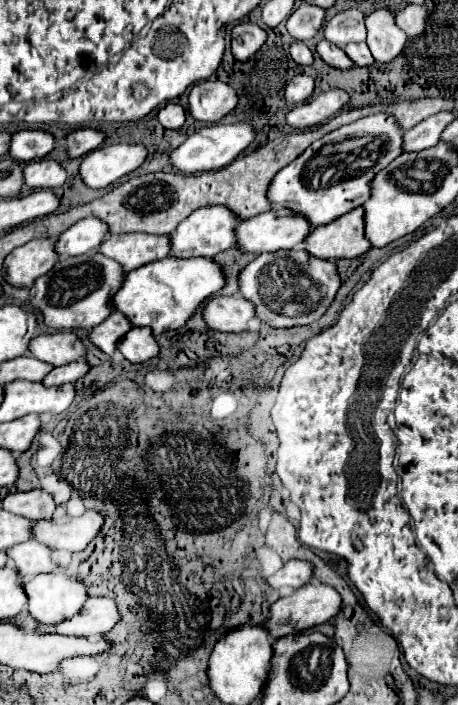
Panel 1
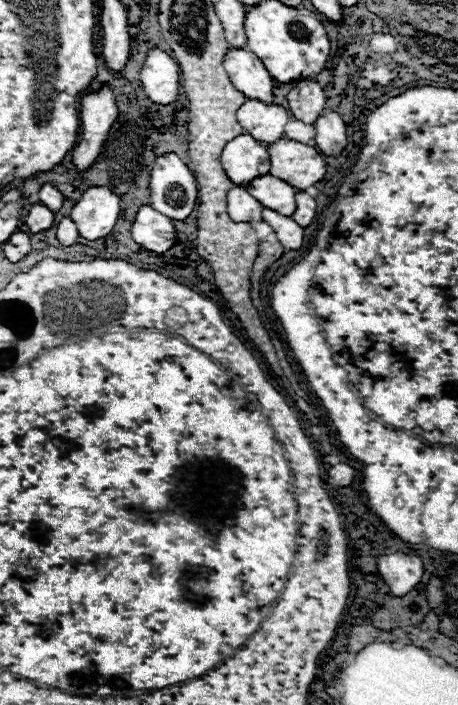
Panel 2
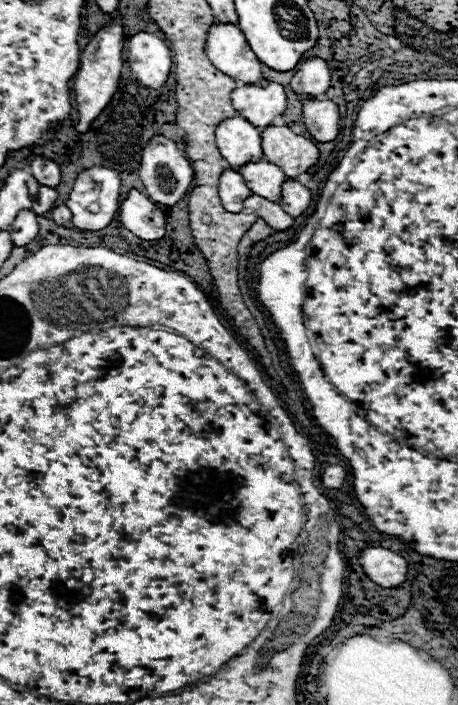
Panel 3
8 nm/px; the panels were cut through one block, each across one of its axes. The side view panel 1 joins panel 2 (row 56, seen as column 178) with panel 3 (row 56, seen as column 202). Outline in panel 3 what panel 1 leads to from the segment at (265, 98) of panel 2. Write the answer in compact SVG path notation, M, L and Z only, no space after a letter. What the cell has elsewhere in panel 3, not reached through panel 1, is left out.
M214 22L212 24L212 32L208 32L208 42L206 42L206 54L210 58L210 62L222 70L224 74L228 74L230 78L234 78L240 84L256 84L260 80L262 74L262 62L256 58L256 54L252 52L252 48L248 46L242 30L238 28L238 24L224 24L224 22Z

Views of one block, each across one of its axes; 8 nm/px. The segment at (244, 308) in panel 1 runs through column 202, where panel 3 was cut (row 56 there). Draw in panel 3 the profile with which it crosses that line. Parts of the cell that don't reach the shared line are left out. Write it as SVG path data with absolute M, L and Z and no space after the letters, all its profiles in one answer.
M310 56L304 58L296 70L296 74L290 80L290 88L298 94L298 96L320 96L328 90L330 86L330 68L328 62L318 58L318 56Z

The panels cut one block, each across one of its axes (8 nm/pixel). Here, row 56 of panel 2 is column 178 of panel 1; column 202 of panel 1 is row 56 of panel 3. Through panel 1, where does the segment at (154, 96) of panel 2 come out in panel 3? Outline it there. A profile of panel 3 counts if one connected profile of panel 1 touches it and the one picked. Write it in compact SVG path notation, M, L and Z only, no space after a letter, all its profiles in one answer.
M138 32L128 40L128 66L142 86L160 88L172 70L172 50L156 34Z

